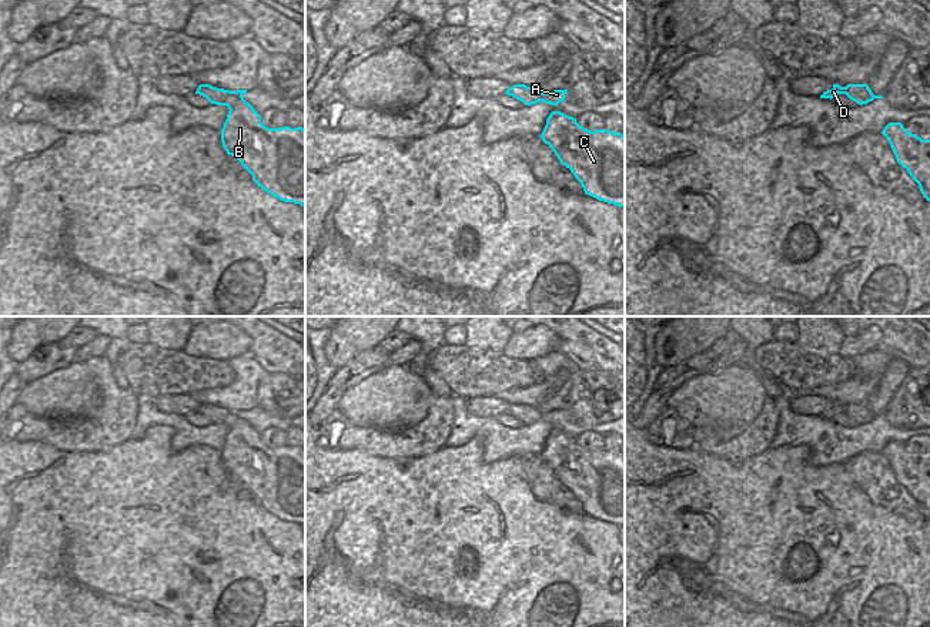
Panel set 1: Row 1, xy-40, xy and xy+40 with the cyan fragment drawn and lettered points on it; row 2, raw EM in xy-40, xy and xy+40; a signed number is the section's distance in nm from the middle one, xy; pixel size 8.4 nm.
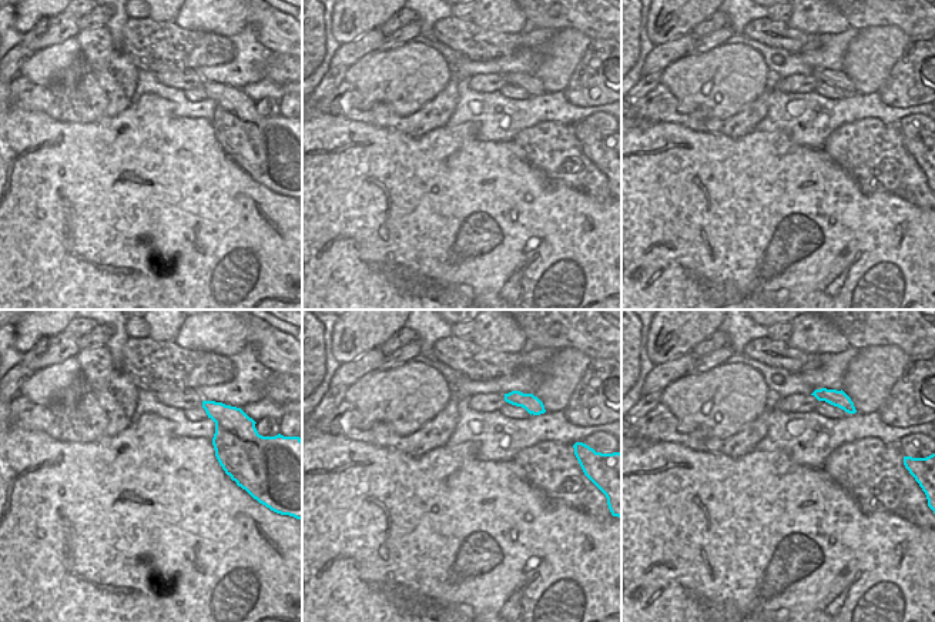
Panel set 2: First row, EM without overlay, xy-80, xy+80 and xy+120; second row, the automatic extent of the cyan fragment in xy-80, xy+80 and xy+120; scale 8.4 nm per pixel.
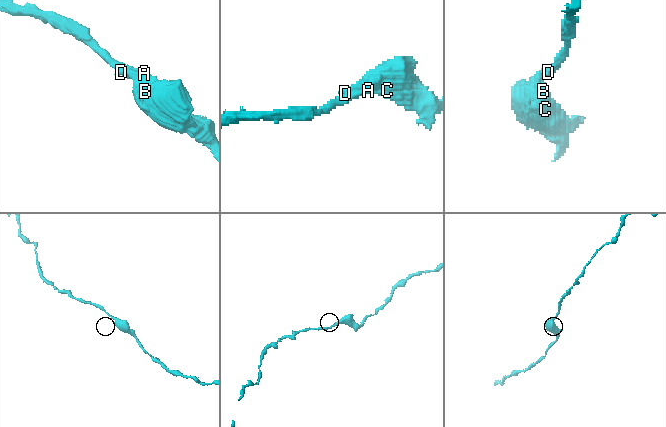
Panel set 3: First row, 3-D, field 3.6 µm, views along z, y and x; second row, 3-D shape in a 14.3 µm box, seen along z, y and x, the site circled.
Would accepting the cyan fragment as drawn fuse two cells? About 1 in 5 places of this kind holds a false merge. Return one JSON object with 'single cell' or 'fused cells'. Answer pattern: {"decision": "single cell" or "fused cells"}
{"decision": "single cell"}

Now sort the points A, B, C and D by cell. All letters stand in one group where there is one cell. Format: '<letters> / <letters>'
A B C D

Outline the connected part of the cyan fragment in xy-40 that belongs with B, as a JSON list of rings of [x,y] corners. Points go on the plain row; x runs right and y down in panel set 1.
[[[200,403],[195,413],[211,423],[227,425],[228,433],[221,452],[221,462],[228,475],[235,476],[252,494],[252,500],[272,516],[305,526],[305,449],[302,446],[268,447],[261,435],[244,419],[247,409],[230,410],[210,403]]]

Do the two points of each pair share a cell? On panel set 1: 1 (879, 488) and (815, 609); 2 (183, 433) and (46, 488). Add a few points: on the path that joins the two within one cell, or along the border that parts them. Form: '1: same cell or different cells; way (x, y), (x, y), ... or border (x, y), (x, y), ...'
1: different cells; border (849, 476), (875, 503), (902, 516)
2: different cells; border (140, 438), (170, 425), (174, 451), (206, 446)

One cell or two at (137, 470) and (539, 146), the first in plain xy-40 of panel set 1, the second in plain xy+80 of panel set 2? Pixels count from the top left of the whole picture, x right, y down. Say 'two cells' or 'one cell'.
two cells

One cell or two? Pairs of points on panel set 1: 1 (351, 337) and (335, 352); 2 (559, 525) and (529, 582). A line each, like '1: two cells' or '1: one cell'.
1: one cell
2: one cell

